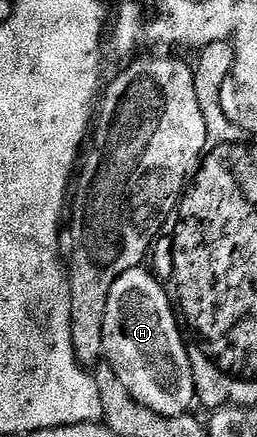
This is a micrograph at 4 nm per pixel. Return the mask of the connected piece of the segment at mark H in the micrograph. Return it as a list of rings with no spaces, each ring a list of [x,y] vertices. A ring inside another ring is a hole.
[[[138,266],[133,271],[122,273],[122,277],[114,281],[114,289],[110,289],[110,301],[106,301],[106,321],[102,329],[104,359],[114,369],[118,381],[126,385],[128,392],[138,402],[154,413],[174,417],[185,414],[196,399],[192,366],[188,360],[186,339],[172,311],[165,284],[160,284],[150,272],[144,270],[143,266]]]

